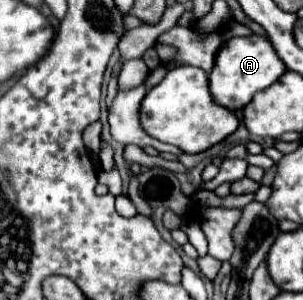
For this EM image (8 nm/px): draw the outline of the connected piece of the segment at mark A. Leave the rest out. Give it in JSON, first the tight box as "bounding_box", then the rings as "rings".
{"bounding_box":[210,34,286,110],"rings":[[[250,34],[244,38],[230,38],[216,54],[214,68],[210,72],[210,92],[214,102],[228,110],[242,110],[256,92],[272,86],[286,72],[284,62],[278,58],[268,38]]]}

